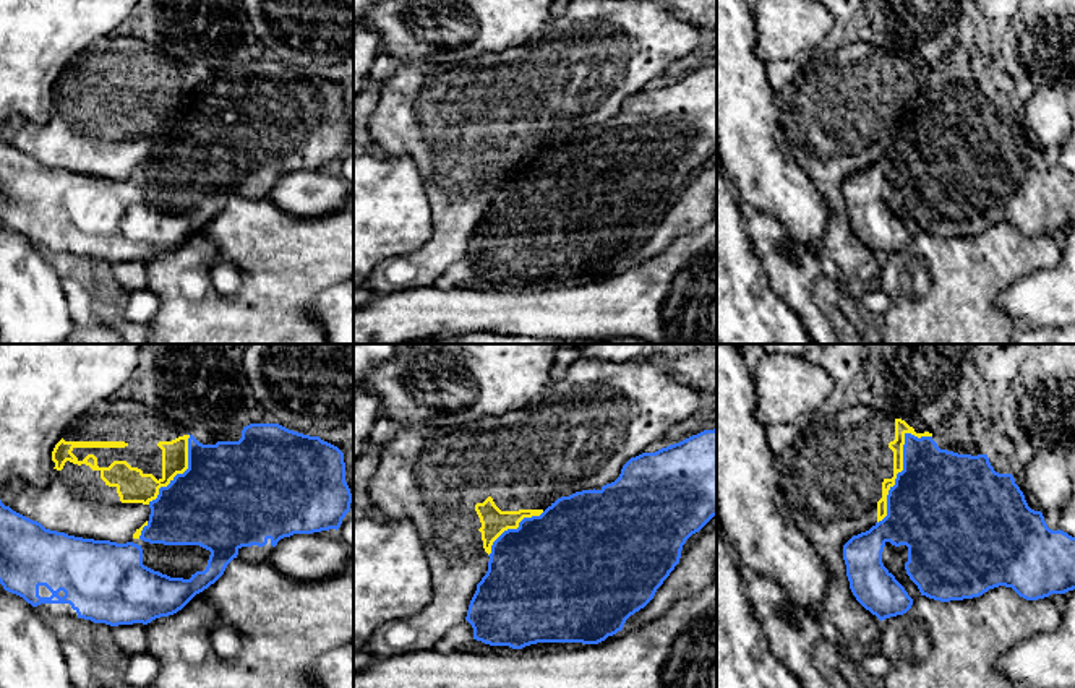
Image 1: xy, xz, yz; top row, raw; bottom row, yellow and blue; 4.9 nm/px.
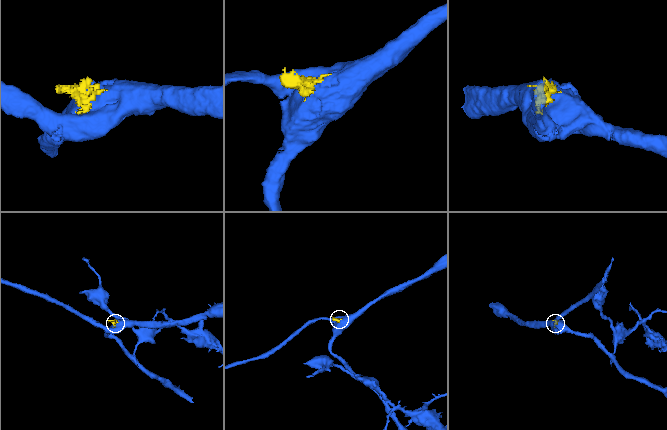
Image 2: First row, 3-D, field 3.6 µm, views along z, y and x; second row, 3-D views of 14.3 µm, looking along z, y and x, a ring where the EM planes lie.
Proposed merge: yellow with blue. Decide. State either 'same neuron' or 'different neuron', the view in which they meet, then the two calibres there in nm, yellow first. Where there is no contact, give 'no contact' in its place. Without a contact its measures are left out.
different neuron | yz | 70/480 nm

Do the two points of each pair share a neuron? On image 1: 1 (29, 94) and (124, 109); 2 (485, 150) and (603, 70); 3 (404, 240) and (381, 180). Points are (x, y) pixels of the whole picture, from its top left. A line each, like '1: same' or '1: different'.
1: different
2: same
3: same

